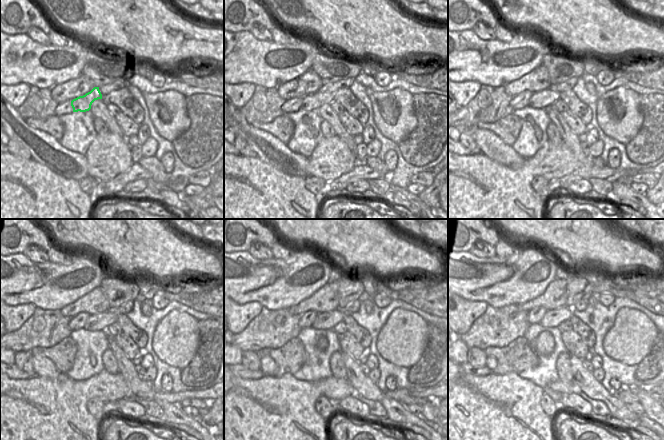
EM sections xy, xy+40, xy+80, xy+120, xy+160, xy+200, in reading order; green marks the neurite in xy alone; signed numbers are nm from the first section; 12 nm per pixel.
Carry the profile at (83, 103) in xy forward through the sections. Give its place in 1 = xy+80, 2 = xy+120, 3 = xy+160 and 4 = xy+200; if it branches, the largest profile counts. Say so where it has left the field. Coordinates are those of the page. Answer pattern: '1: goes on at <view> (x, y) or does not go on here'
1: goes on at xy+80 (547, 97)
2: goes on at xy+120 (97, 322)
3: goes on at xy+160 (326, 320)
4: goes on at xy+200 (553, 318)

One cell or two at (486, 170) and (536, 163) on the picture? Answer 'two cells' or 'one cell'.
one cell

